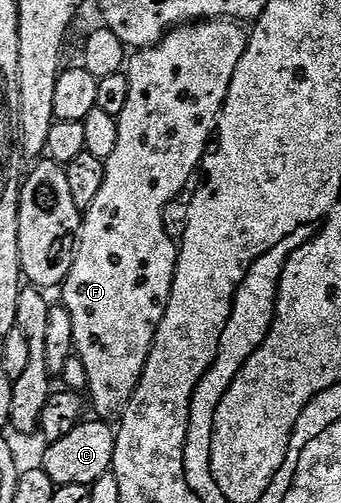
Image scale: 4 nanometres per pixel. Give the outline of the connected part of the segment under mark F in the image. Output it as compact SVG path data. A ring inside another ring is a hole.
M220 19L218 21L200 21L198 23L188 23L180 25L166 33L158 45L150 49L140 49L130 58L125 72L129 79L129 103L125 103L125 111L121 111L118 117L119 130L117 131L117 147L113 155L109 155L106 161L107 174L105 183L101 183L101 192L97 199L85 211L83 227L77 238L77 248L75 251L75 262L69 271L69 275L61 286L61 304L69 311L73 319L73 339L75 340L75 353L85 363L85 375L87 376L86 392L91 393L89 405L96 409L98 416L103 419L118 418L127 404L131 402L131 397L135 393L136 387L143 374L145 363L151 354L151 348L155 342L155 336L159 330L161 319L165 319L165 311L169 307L169 299L173 291L173 279L175 278L175 268L179 258L179 245L167 234L167 225L163 222L163 212L167 209L167 204L186 187L191 181L191 176L203 164L203 158L212 144L217 133L219 115L223 111L223 104L229 91L229 83L233 83L233 71L237 71L237 63L241 63L241 55L245 55L247 50L247 39L249 33L240 22L230 19Z

